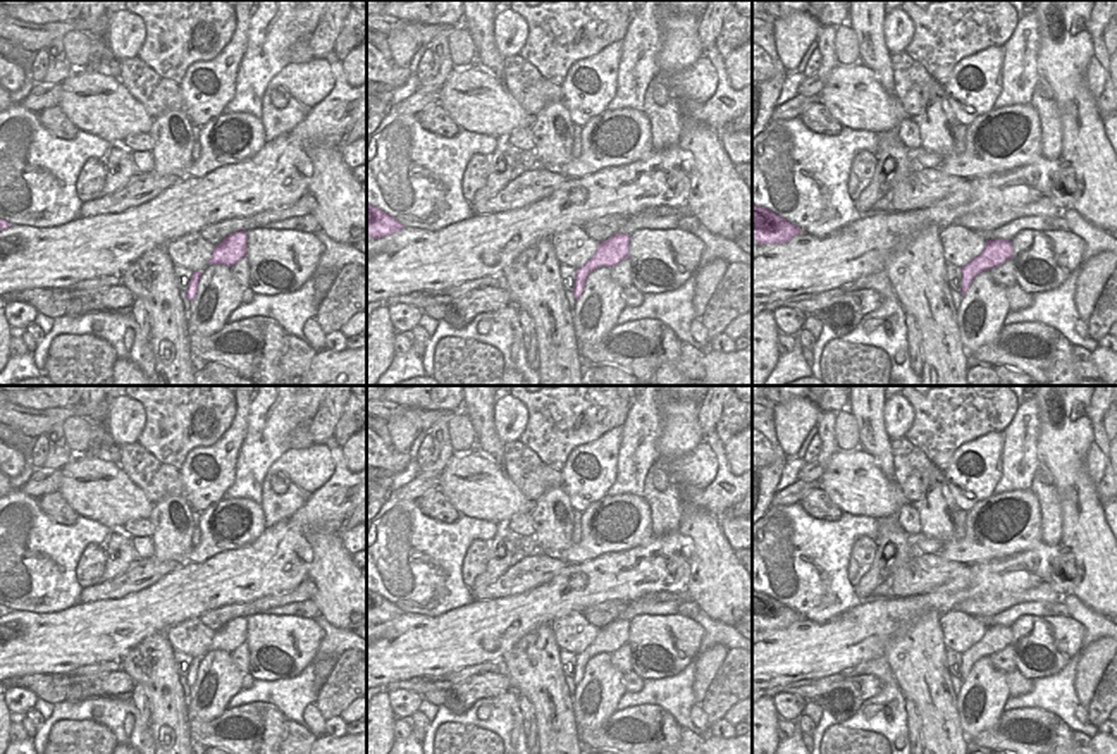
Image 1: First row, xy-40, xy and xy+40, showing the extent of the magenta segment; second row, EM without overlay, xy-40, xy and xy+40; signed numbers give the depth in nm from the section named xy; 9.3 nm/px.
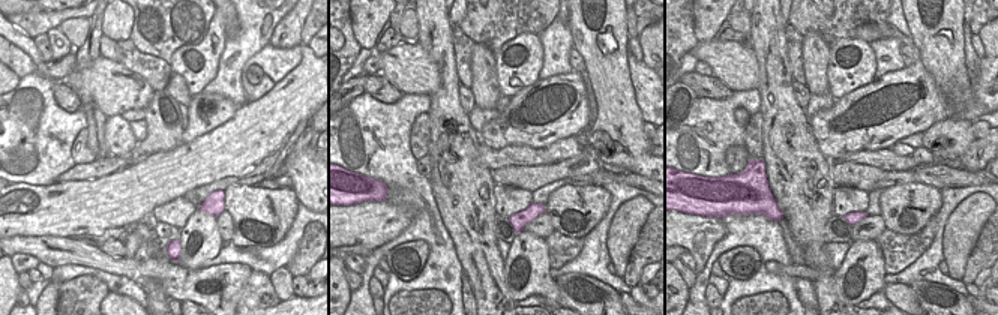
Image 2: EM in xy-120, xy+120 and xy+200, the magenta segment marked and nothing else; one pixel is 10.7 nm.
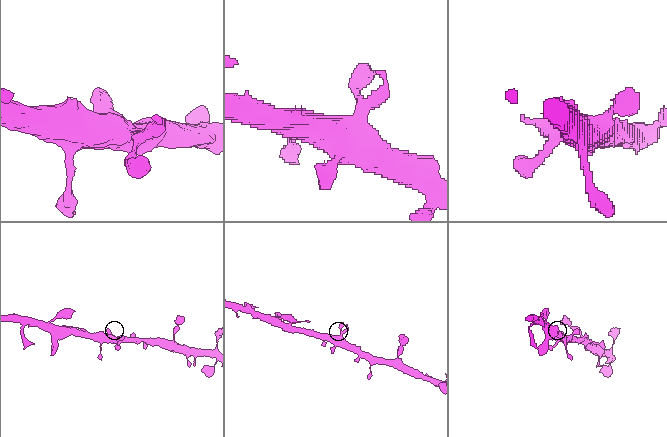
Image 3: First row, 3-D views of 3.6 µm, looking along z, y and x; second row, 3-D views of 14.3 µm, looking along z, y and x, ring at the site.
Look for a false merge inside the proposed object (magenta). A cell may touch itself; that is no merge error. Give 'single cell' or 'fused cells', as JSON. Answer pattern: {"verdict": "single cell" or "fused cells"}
{"verdict": "single cell"}

